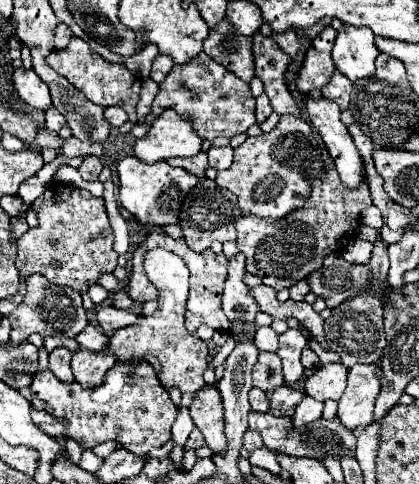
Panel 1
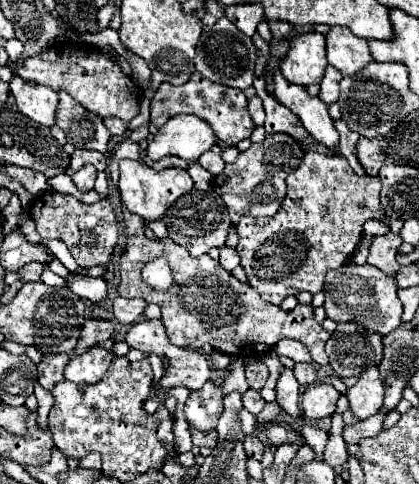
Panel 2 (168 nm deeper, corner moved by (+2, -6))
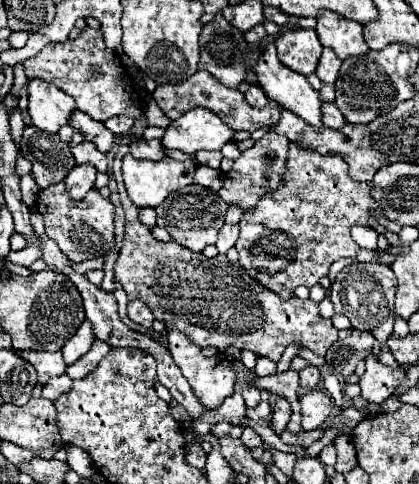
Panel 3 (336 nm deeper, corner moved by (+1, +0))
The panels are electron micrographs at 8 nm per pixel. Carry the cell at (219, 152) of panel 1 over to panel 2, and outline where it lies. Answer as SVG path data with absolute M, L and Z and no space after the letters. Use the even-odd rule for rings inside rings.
M206 151L206 153L202 153L202 155L200 155L200 165L202 165L206 171L210 171L214 177L220 175L222 169L224 169L224 161L222 161L222 157L220 157L218 153L214 153L214 151Z

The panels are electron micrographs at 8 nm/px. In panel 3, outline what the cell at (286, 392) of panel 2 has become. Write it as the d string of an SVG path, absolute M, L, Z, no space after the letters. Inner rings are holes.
M281 397L281 399L277 399L277 401L273 403L271 409L273 409L273 411L271 411L269 427L271 427L277 435L281 435L281 433L287 429L287 423L289 423L289 419L291 419L291 405L289 405L289 401L287 401L285 397Z

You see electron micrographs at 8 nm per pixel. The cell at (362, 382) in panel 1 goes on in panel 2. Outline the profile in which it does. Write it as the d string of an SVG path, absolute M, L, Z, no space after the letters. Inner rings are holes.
M370 367L368 371L364 371L358 377L356 385L346 391L350 409L358 417L358 421L368 419L370 415L374 415L374 411L378 411L378 407L382 407L382 395L384 383L378 373L378 367Z

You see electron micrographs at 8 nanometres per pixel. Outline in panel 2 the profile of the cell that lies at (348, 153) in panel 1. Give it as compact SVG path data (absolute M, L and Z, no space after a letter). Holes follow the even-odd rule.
M274 71L274 97L300 117L316 143L324 145L326 149L338 147L338 131L334 129L334 121L328 115L328 107L318 97L310 97L302 85L288 83L280 71Z

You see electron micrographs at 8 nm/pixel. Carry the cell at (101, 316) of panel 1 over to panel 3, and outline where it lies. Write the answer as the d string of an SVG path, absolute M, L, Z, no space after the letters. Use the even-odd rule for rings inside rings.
M87 321L77 329L77 333L63 345L61 353L63 353L63 361L67 365L73 365L81 355L87 353L87 349L93 345L95 337L91 333L91 327L87 325Z

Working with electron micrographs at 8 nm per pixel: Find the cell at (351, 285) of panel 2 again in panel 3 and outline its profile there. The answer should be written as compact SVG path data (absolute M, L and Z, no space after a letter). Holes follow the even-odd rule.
M351 263L343 271L337 273L335 283L331 285L331 301L335 305L335 311L349 317L353 329L357 331L369 331L377 337L379 343L385 343L385 339L393 331L395 311L393 311L393 299L395 299L395 273L389 265L383 263Z

